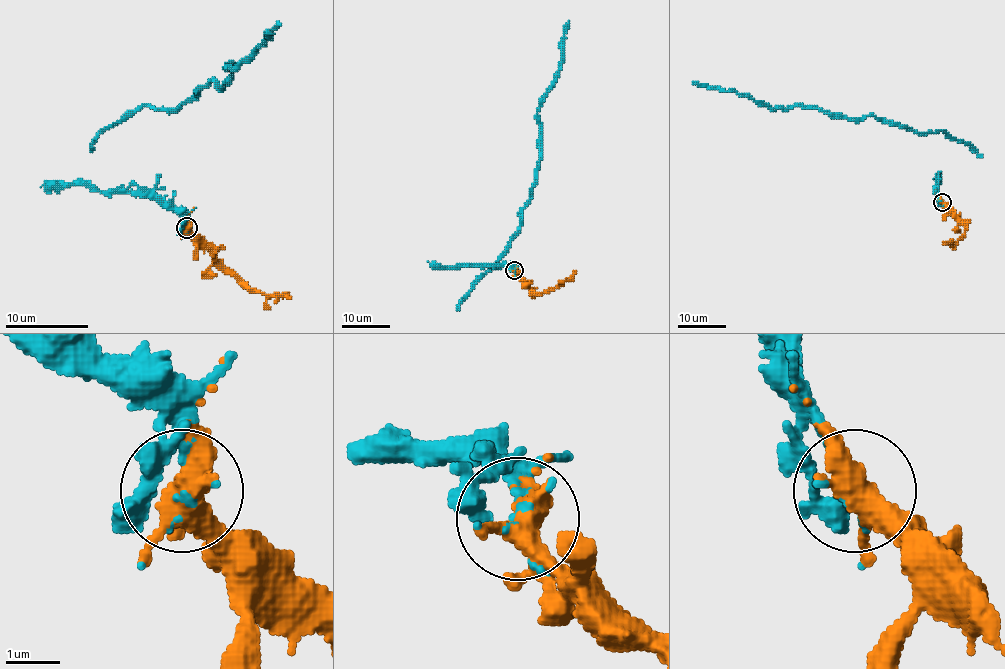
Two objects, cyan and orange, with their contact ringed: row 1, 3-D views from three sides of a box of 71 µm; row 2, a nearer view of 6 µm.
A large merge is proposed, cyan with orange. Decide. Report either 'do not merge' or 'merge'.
merge

